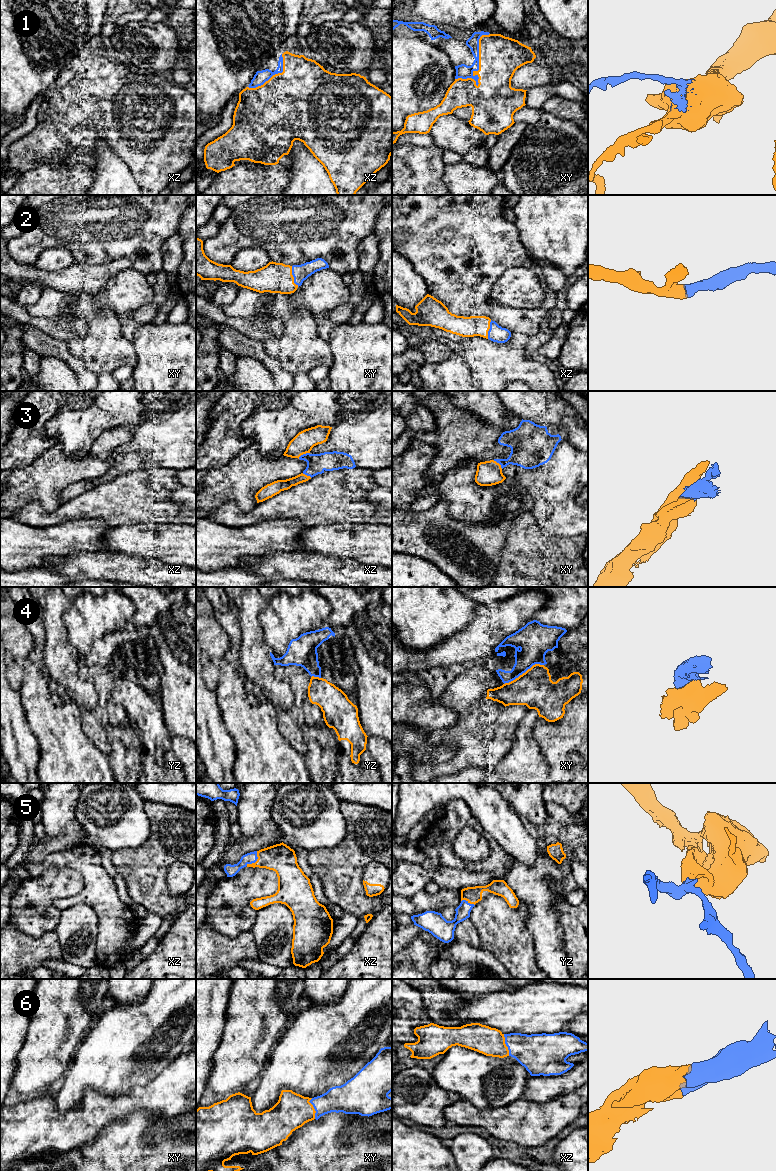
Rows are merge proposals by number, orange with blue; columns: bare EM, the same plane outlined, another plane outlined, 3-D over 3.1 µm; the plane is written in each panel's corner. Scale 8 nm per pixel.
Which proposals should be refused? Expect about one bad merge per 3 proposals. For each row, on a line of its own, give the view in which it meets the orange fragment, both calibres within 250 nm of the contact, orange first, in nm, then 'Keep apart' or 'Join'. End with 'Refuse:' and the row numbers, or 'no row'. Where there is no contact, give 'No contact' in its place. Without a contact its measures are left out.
1: Touches orange in xy. Thickness 340 nm (orange) against 120 nm. Join
2: Touches orange in xy. Thickness 240 nm (orange) against 130 nm. Join
3: Touches orange in xz. Thickness 170 nm (orange) against 160 nm. Join
4: Touches orange in xy. Thickness 300 nm (orange) against 240 nm. Keep apart
5: Touches orange in xz. Thickness 220 nm (orange) against 100 nm. Join
6: Touches orange in xz. Thickness 220 nm (orange) against 300 nm. Join
Refuse: 4

